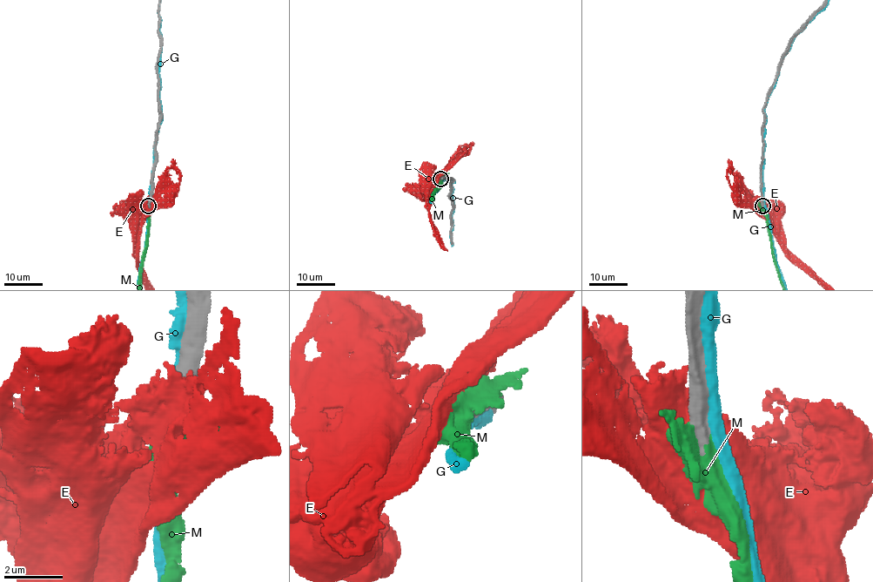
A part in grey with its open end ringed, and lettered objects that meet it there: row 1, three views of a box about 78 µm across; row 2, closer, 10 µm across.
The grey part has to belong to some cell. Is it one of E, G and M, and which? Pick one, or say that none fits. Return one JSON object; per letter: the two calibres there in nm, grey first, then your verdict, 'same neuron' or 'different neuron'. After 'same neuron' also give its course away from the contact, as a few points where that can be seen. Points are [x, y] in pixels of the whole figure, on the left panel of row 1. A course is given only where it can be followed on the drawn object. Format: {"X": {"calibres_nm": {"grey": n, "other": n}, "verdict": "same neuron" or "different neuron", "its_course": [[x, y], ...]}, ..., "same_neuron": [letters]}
{"E": {"calibres_nm": {"grey": 700, "other": 850}, "verdict": "different neuron"}, "G": {"calibres_nm": {"grey": 500, "other": 400}, "verdict": "different neuron"}, "M": {"calibres_nm": {"grey": 600, "other": 700}, "verdict": "same neuron"}, "same_neuron": ["M"]}

